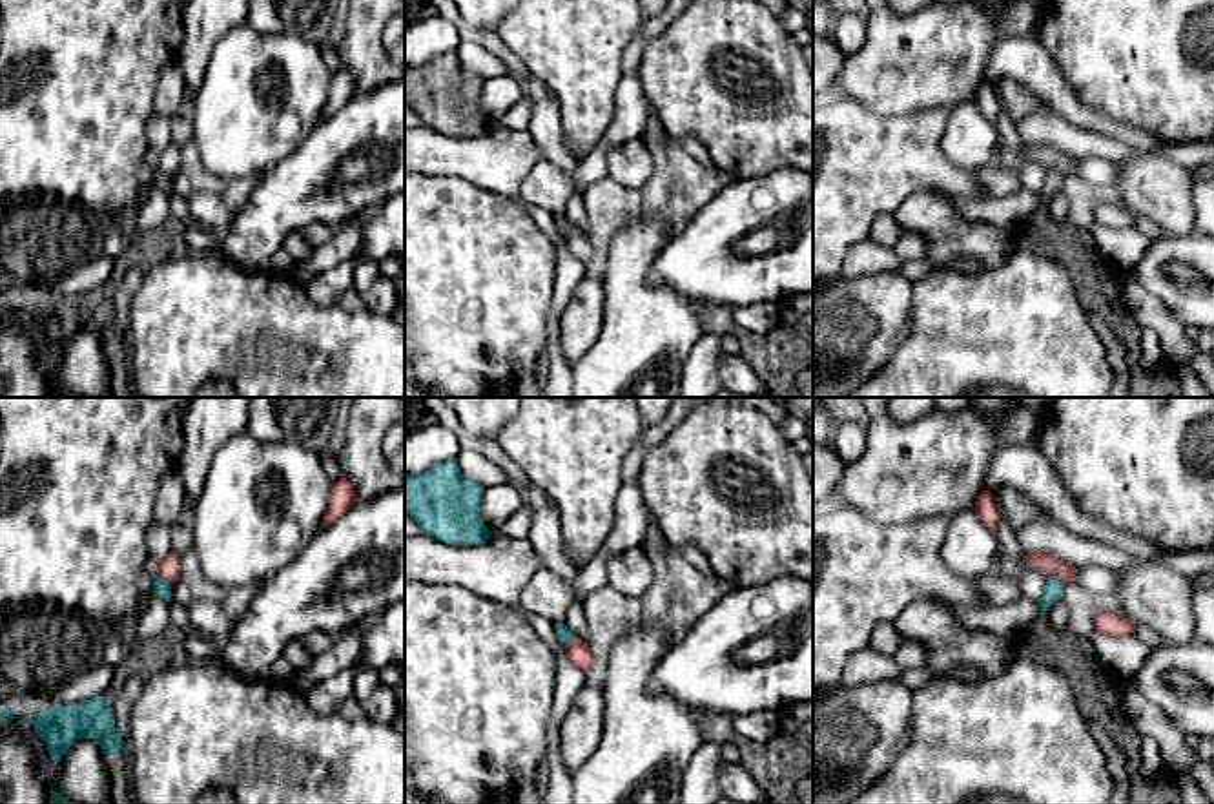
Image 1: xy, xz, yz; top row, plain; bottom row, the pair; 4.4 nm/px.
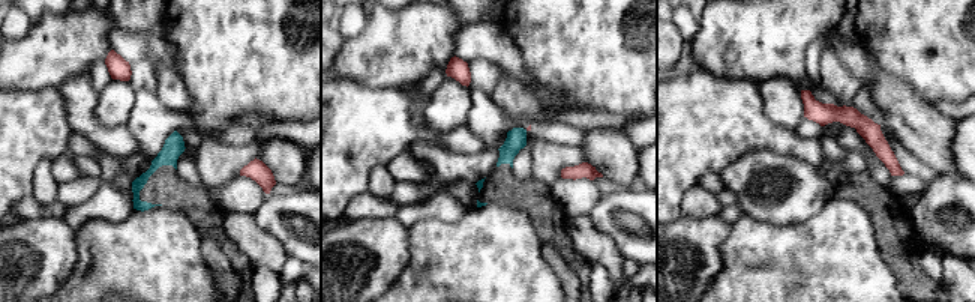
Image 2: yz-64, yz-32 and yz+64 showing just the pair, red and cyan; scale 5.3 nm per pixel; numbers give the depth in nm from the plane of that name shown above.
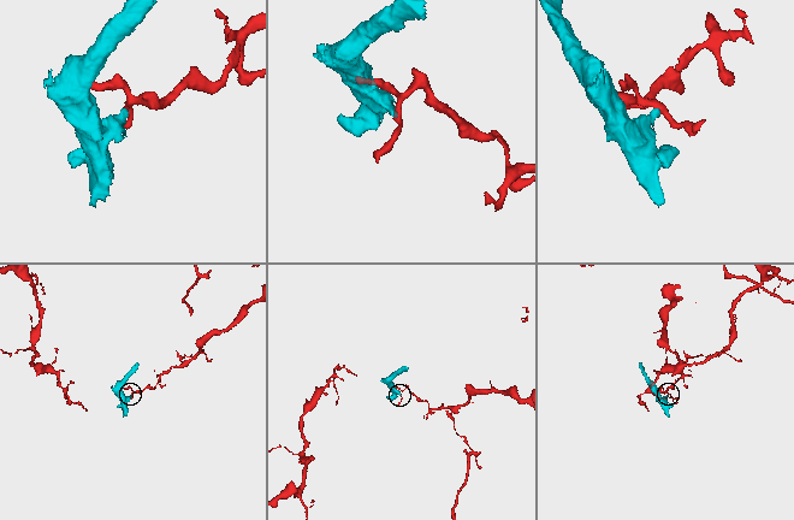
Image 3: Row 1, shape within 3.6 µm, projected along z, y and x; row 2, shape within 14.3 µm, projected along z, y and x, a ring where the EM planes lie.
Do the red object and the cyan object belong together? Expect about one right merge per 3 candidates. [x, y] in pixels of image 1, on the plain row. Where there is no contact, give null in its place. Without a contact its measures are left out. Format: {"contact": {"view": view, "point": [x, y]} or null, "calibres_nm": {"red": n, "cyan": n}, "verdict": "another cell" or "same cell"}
{"contact": {"view": "yz", "point": [1058, 168]}, "calibres_nm": {"red": 90, "cyan": 90}, "verdict": "another cell"}

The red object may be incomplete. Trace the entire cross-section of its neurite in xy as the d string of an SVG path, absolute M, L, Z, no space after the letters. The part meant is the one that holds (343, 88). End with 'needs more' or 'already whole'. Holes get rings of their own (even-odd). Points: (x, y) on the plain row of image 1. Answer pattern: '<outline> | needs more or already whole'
M341 69L332 78L330 95L323 108L321 119L332 117L357 95L361 93L357 91L354 77L346 69Z | already whole

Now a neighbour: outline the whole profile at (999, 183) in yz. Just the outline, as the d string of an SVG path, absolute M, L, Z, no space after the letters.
M984 164L975 170L975 179L993 197L1004 197L1023 188L1019 175Z

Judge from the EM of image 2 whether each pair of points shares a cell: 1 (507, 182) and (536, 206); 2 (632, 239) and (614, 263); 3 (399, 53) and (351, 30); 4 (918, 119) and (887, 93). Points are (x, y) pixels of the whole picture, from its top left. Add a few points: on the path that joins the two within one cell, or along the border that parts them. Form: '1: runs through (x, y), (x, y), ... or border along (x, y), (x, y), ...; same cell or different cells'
1: runs through (515, 190), (528, 199); same cell
2: border along (596, 229), (605, 233), (624, 257); different cells
3: border along (368, 15), (366, 26), (356, 36), (345, 41); different cells
4: runs through (911, 114), (894, 98); same cell

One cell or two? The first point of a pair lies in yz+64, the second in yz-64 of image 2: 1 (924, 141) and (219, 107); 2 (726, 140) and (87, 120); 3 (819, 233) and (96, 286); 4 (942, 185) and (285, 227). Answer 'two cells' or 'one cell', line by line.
1: two cells
2: two cells
3: one cell
4: one cell

